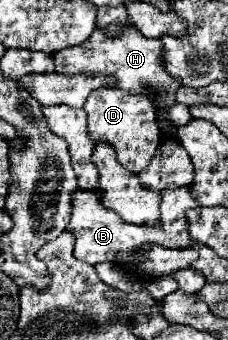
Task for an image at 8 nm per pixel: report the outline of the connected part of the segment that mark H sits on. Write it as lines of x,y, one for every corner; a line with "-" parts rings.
107,26
105,30
95,30
89,40
81,46
73,46
69,50
59,50
53,54
55,60
55,72
75,76
75,74
113,74
117,78
117,88
127,92
143,92
147,90
151,102
161,108
165,104
175,102
175,92
181,86
177,80
173,80
161,62
161,40
145,38
135,26

